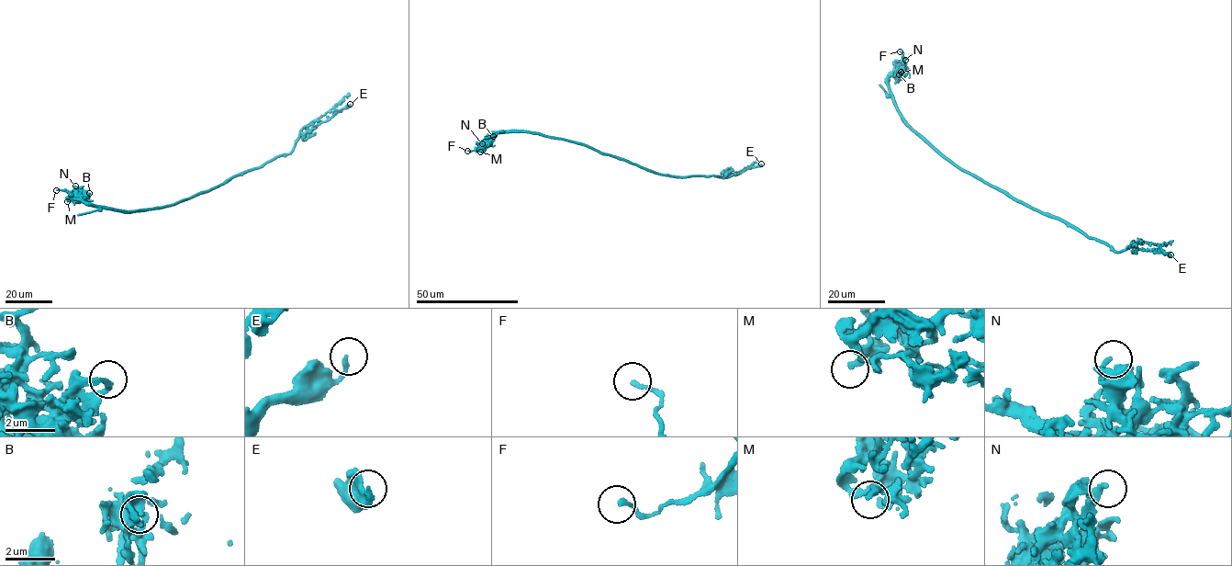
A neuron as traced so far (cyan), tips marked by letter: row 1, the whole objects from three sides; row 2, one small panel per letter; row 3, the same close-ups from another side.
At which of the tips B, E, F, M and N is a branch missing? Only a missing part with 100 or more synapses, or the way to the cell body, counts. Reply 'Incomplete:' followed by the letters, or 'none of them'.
Incomplete: none of them

